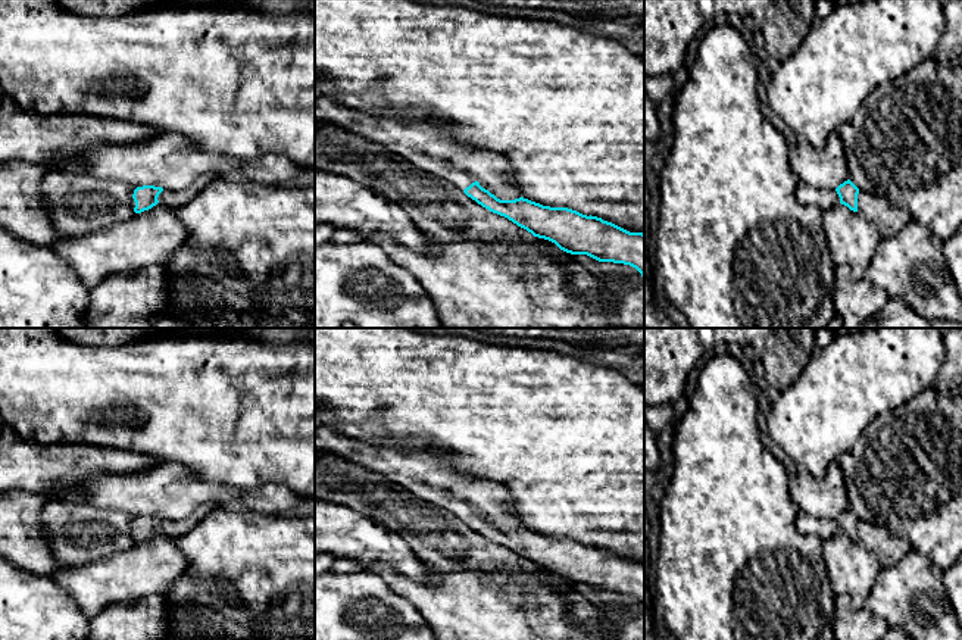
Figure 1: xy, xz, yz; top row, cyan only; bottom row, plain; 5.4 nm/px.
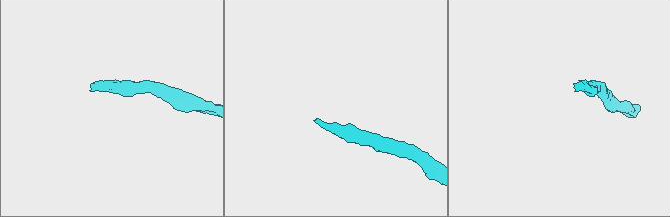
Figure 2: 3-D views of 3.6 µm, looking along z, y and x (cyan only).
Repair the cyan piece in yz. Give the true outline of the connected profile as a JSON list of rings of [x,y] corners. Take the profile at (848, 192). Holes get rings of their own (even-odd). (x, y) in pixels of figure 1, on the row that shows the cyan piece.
[[[850,179],[840,184],[835,190],[821,190],[803,181],[799,181],[796,188],[796,199],[800,206],[815,206],[819,209],[828,209],[841,203],[858,212],[858,194],[859,188]]]

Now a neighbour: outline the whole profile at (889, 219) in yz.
[[[863,191],[858,194],[858,212],[878,227],[883,238],[894,235],[912,221],[909,212],[891,206],[884,197]]]

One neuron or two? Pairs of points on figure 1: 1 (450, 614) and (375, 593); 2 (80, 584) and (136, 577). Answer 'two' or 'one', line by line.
1: two
2: one

